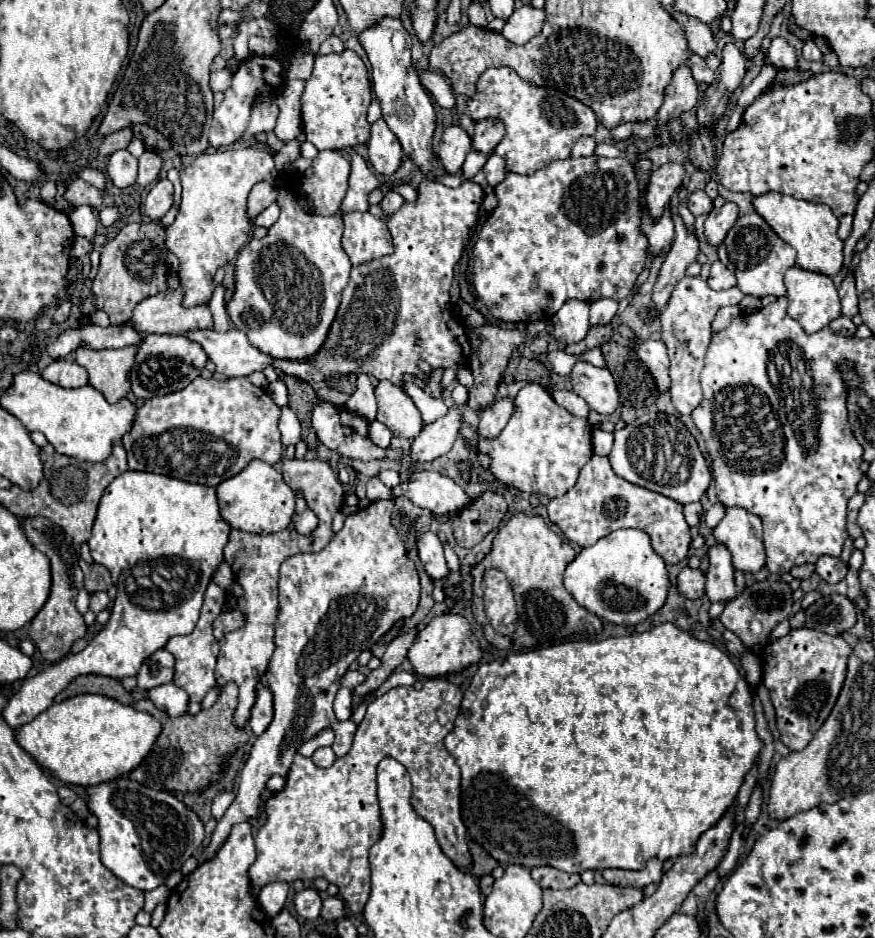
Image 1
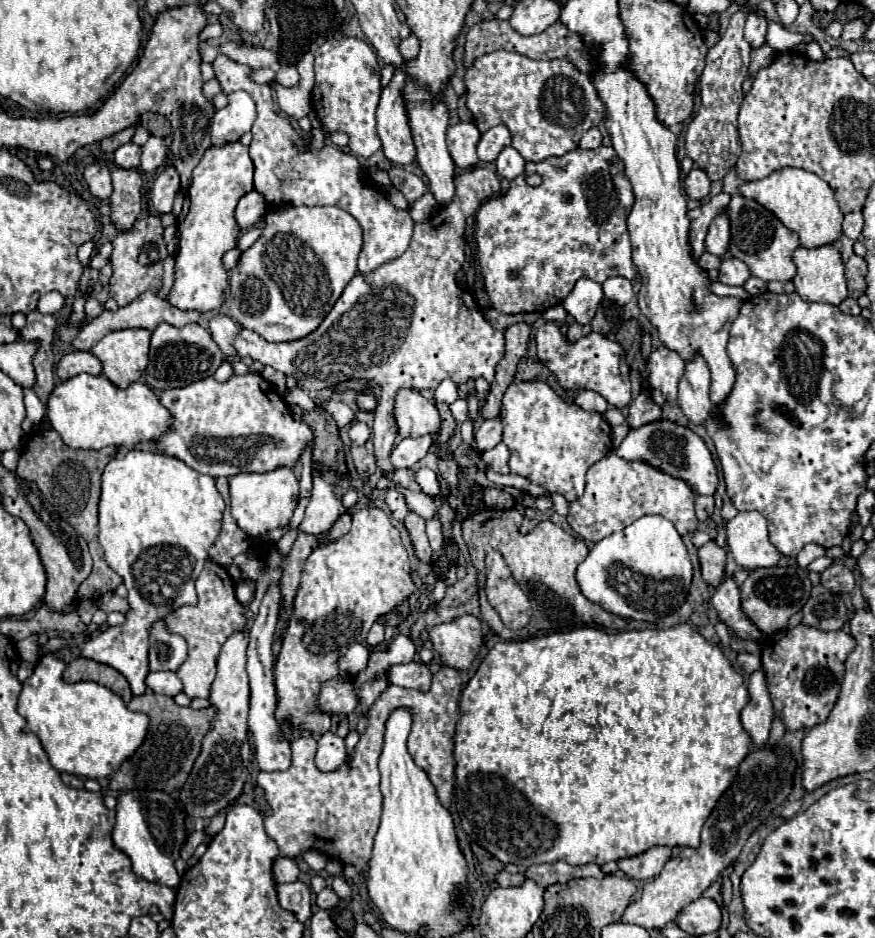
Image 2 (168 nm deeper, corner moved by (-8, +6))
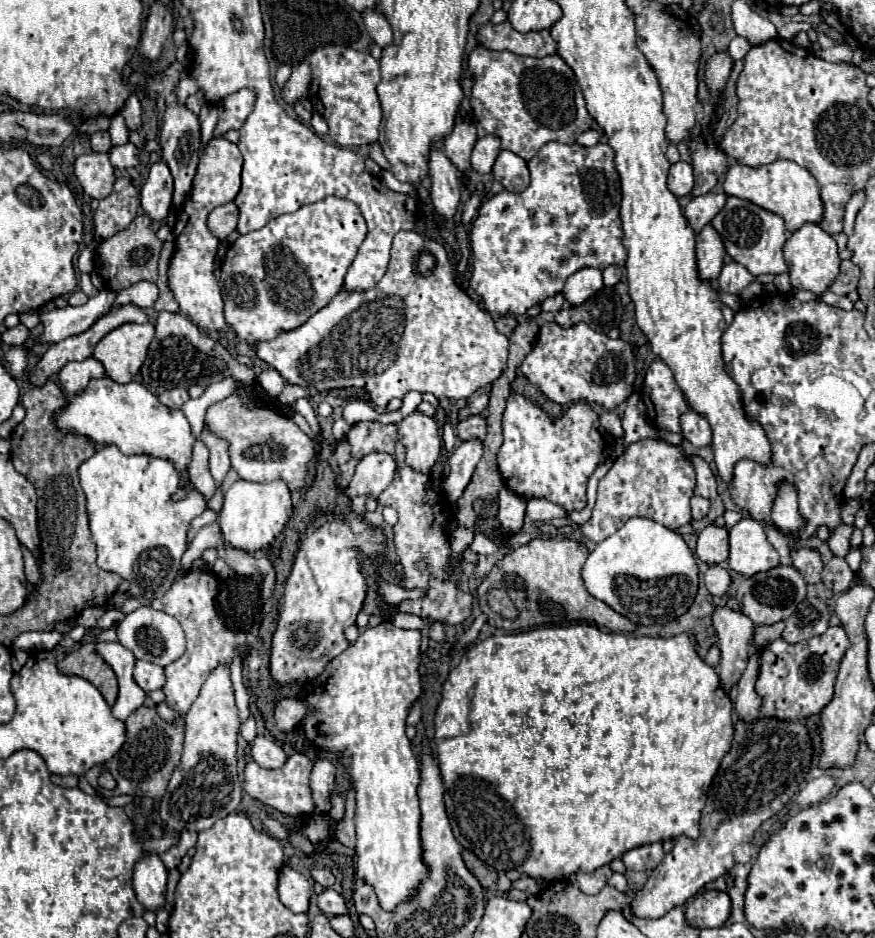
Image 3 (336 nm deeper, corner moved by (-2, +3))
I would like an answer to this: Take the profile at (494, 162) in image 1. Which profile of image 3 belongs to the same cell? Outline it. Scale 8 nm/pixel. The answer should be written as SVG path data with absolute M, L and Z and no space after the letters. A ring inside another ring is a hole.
M502 150L498 154L492 174L498 182L502 182L508 192L522 192L530 184L530 172L526 168L526 162L516 154L510 154L510 150Z

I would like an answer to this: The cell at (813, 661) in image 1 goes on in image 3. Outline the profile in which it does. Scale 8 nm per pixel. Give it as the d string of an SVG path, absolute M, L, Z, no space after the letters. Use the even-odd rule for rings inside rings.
M830 626L824 634L798 644L790 644L784 638L770 642L760 652L760 674L756 680L756 692L762 698L760 714L786 722L808 720L820 714L834 694L838 666L848 646L850 642L840 626Z

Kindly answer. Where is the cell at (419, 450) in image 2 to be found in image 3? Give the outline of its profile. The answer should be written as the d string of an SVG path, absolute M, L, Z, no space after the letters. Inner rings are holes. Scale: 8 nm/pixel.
M372 452L360 460L356 466L356 474L346 488L346 494L354 498L356 494L368 494L372 498L378 498L384 488L392 482L396 472L396 460L392 454L386 452Z

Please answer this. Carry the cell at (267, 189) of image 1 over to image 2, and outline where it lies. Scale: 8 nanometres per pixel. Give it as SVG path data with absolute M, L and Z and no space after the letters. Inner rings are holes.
M250 191L246 193L240 203L236 205L236 223L240 229L248 229L254 227L258 223L258 219L266 213L266 201L260 193Z

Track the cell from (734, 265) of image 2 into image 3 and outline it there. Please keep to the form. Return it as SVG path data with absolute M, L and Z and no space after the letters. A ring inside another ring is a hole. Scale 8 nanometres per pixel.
M738 262L724 264L724 268L718 276L720 290L728 292L728 294L740 294L740 290L746 288L750 282L754 282L754 276Z

